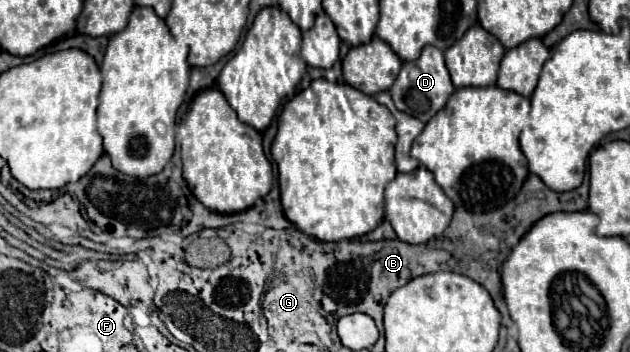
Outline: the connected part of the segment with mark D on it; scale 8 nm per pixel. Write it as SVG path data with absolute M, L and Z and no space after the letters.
M424 47L422 55L418 59L414 59L414 63L404 63L398 73L398 79L390 87L390 95L392 95L398 111L408 113L424 123L430 121L436 115L436 111L440 109L438 101L446 101L452 91L454 91L454 85L450 81L450 75L448 75L448 69L444 63L444 53L436 47Z

